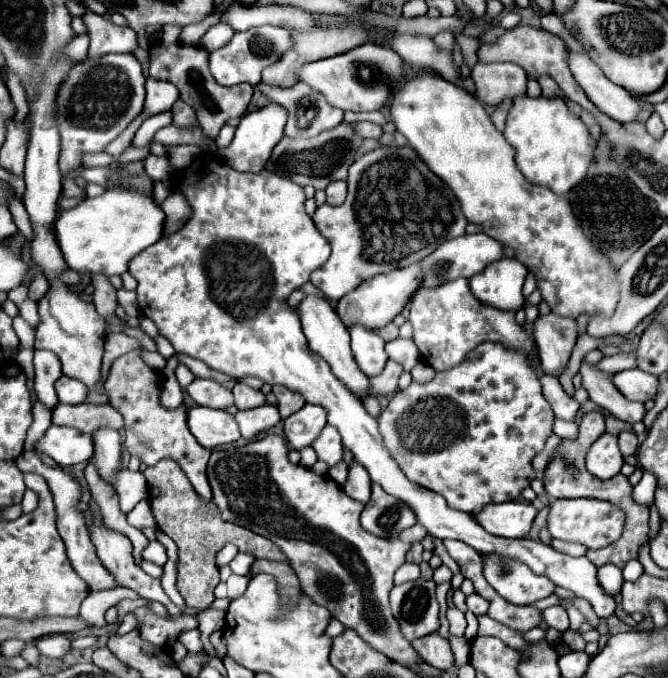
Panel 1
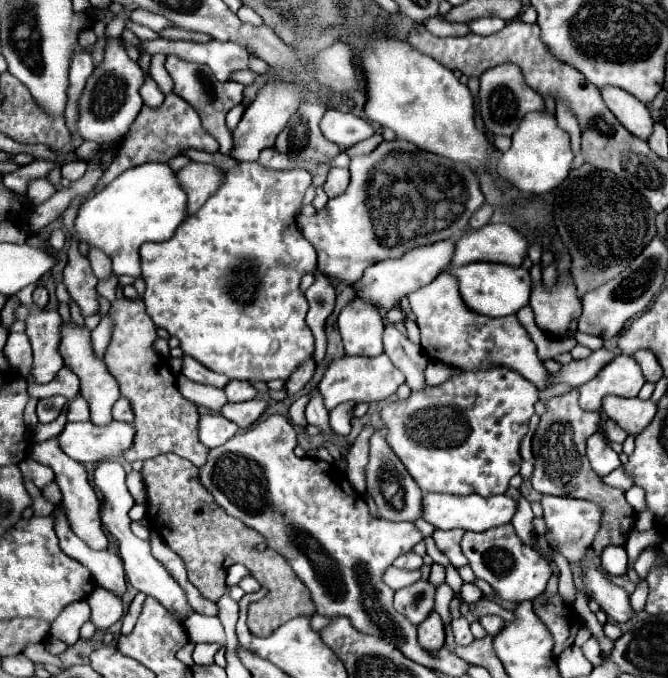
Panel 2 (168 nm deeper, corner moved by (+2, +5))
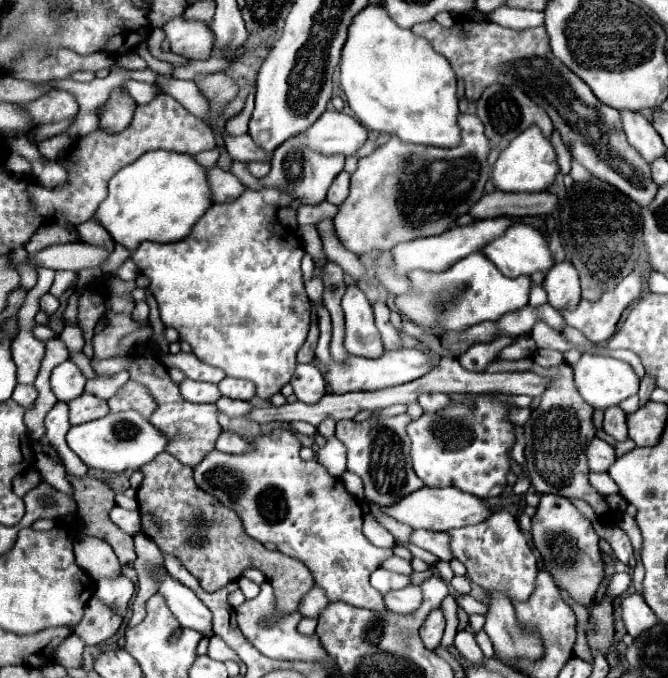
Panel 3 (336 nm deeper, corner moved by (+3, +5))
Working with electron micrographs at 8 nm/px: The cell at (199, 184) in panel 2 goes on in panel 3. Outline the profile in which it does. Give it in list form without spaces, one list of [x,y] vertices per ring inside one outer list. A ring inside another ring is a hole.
[[[210,166],[206,170],[208,170],[212,202],[230,202],[244,192],[244,186],[240,184],[240,180],[234,174],[230,174],[218,166]]]

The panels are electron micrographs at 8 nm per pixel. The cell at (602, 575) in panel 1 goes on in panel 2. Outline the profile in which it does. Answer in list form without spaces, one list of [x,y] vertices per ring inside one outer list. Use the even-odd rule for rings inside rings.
[[[607,546],[605,552],[601,552],[601,566],[613,574],[621,576],[627,570],[627,552],[623,546]]]

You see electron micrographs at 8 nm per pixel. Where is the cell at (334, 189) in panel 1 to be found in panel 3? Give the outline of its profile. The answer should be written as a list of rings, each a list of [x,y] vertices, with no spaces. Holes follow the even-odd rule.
[[[342,170],[336,178],[334,178],[334,182],[332,182],[332,186],[328,188],[328,194],[326,194],[326,200],[330,202],[330,204],[342,204],[344,200],[346,200],[346,196],[348,196],[348,182],[350,182],[350,174],[346,172],[346,170]]]

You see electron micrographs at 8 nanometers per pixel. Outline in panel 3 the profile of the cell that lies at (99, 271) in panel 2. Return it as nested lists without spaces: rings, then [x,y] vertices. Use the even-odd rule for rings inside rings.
[[[88,220],[88,222],[80,224],[80,226],[76,226],[76,230],[78,230],[78,236],[80,236],[82,242],[94,244],[94,246],[100,246],[100,248],[112,252],[114,242],[112,242],[112,238],[108,236],[108,232],[106,232],[96,220]]]

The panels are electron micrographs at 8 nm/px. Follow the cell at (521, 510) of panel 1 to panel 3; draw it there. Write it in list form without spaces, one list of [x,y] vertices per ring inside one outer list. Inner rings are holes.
[[[420,488],[416,492],[412,492],[410,496],[404,496],[400,502],[396,502],[394,506],[390,506],[386,510],[388,516],[412,526],[412,529],[432,530],[432,532],[448,532],[452,528],[462,528],[462,526],[470,526],[470,524],[480,524],[484,520],[488,520],[488,516],[492,514],[492,506],[486,504],[484,500],[480,500],[478,496],[460,492],[456,488]]]

